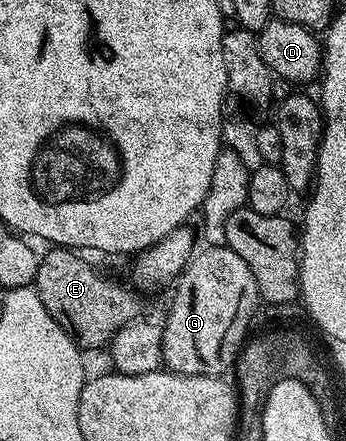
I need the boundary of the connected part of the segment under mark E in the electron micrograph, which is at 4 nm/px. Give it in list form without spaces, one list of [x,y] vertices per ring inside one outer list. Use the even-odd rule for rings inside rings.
[[[50,246],[45,249],[41,253],[39,262],[38,262],[38,273],[36,274],[36,278],[34,279],[32,287],[40,294],[40,302],[44,302],[44,310],[48,310],[48,314],[52,314],[52,318],[58,325],[63,328],[67,332],[69,336],[72,337],[78,344],[79,348],[83,350],[89,350],[89,348],[102,348],[105,349],[107,345],[109,345],[110,341],[113,340],[114,335],[119,332],[121,328],[124,326],[128,326],[128,322],[132,322],[133,320],[139,319],[140,313],[138,312],[142,308],[142,304],[137,300],[134,295],[136,295],[135,289],[133,287],[121,284],[118,280],[113,280],[110,276],[105,276],[104,273],[101,272],[98,268],[93,268],[92,265],[89,264],[88,261],[85,260],[85,255],[79,254],[77,251],[68,249],[68,248],[59,248],[57,246]]]

